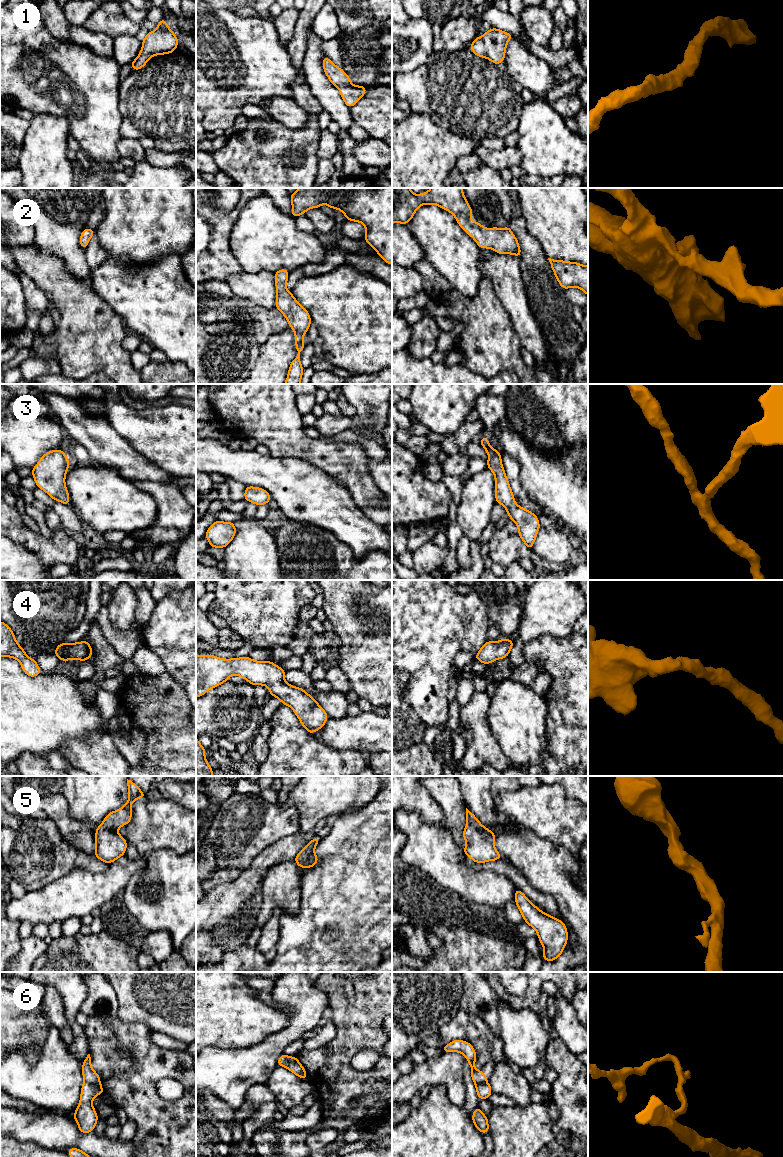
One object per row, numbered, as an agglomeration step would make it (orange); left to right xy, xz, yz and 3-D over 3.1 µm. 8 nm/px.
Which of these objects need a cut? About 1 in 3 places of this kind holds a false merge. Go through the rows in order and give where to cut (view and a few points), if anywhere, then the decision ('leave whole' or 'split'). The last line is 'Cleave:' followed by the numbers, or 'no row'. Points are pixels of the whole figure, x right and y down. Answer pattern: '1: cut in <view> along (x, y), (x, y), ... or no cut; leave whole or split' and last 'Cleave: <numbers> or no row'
1: no cut; leave whole
2: no cut; leave whole
3: no cut; leave whole
4: no cut; leave whole
5: no cut; leave whole
6: cut in xy along (84, 1081), (100, 1084); split
Cleave: 6

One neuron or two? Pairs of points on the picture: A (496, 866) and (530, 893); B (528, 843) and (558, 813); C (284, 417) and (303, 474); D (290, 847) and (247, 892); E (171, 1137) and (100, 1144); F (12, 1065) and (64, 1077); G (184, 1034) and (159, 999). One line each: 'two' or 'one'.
A: one
B: two
C: two
D: one
E: two
F: one
G: one

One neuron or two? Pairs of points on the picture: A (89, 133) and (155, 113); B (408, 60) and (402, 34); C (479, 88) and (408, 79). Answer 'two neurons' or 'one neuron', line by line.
A: two neurons
B: one neuron
C: one neuron

